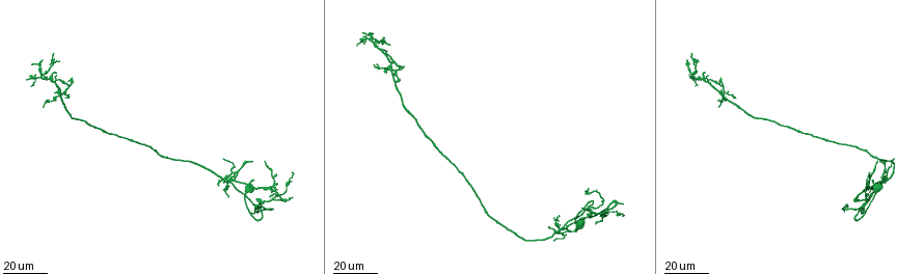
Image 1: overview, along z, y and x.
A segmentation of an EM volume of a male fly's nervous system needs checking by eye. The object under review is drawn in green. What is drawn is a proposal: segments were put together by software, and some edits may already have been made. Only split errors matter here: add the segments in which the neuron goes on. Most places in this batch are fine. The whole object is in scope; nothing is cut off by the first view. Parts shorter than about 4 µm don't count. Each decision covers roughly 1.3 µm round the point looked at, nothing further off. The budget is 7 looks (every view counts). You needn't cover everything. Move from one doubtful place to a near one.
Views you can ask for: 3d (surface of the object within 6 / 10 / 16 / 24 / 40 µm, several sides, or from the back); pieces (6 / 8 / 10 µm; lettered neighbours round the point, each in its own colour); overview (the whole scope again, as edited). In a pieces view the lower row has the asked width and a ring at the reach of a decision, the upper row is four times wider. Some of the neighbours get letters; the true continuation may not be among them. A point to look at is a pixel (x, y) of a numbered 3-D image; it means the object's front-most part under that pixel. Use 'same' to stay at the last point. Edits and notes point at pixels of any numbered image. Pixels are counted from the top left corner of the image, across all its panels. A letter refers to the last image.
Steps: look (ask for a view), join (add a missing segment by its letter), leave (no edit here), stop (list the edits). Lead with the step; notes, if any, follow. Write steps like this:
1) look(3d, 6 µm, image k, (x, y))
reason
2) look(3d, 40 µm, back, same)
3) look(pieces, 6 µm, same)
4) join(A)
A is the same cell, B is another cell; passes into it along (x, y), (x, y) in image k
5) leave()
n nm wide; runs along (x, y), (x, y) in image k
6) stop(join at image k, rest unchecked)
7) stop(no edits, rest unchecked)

look(3d, 40 µm, image 1, (691, 53))
free end

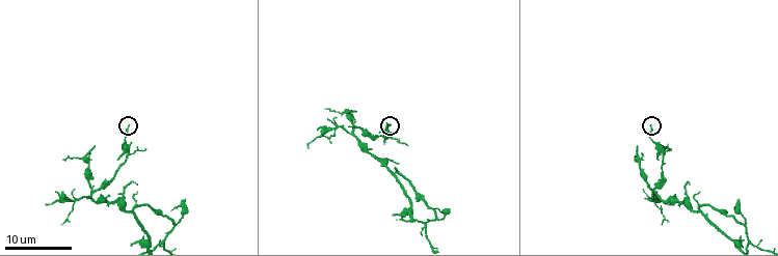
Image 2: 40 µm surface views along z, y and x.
look(3d, 10 µm, image 2, (129, 125))

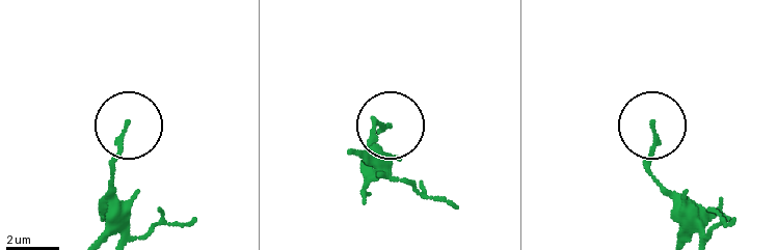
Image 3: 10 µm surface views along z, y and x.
look(pieces, 8 µm, image 3, (386, 125))

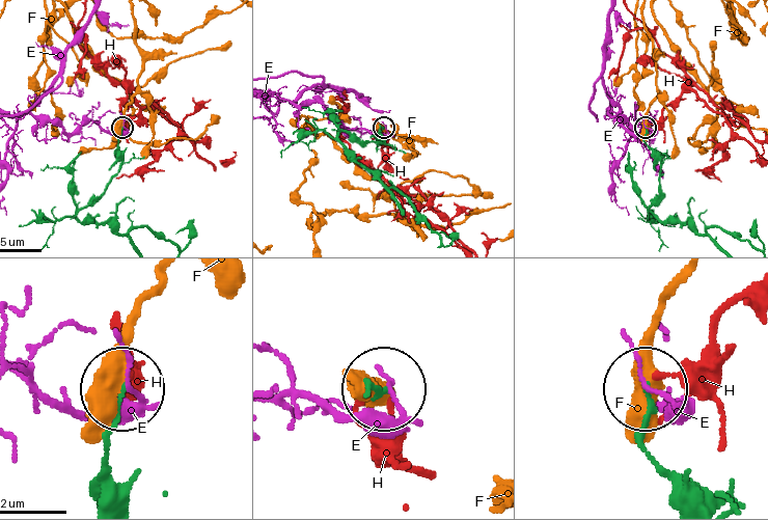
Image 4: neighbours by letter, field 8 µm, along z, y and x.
leave()
E, F and H are other cells; runs along (701, 501), (645, 443), (645, 387) in image 4; none of them fits

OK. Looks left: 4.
look(3d, 24 µm, image 1, (224, 183))
thin end

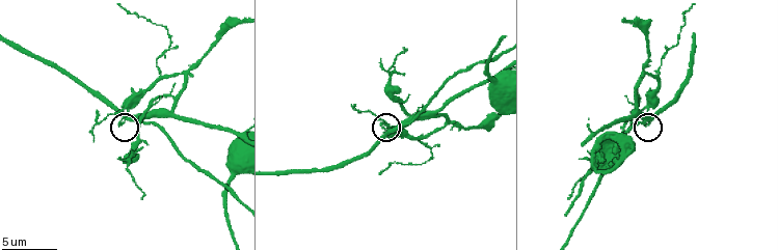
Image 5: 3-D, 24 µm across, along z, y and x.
look(pieces, 8 µm, image 5, (121, 124))

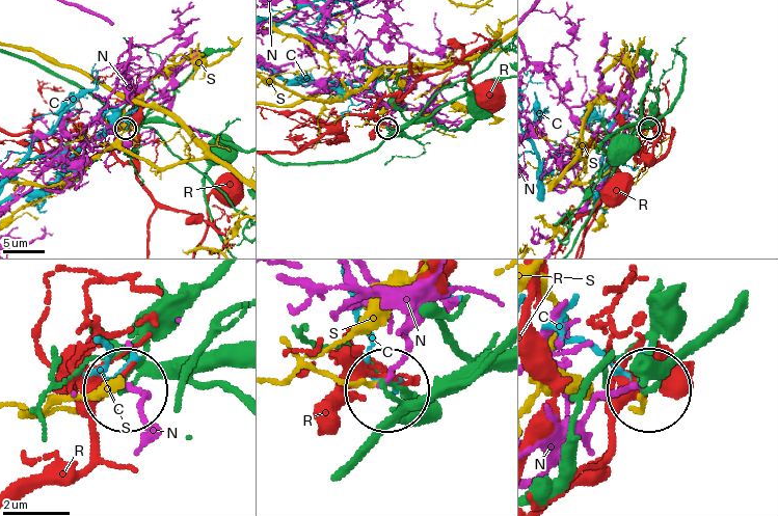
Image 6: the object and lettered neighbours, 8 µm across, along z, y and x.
leave()
150 nm wide; C, N, R and S are other cells; no lettered segment goes on from it

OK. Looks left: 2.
look(3d, 40 µm, image 1, (880, 162))
thin end

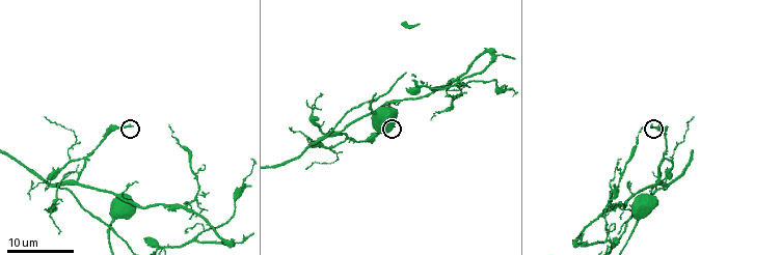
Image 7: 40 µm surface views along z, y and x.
look(pieces, 8 µm, image 7, (132, 126))

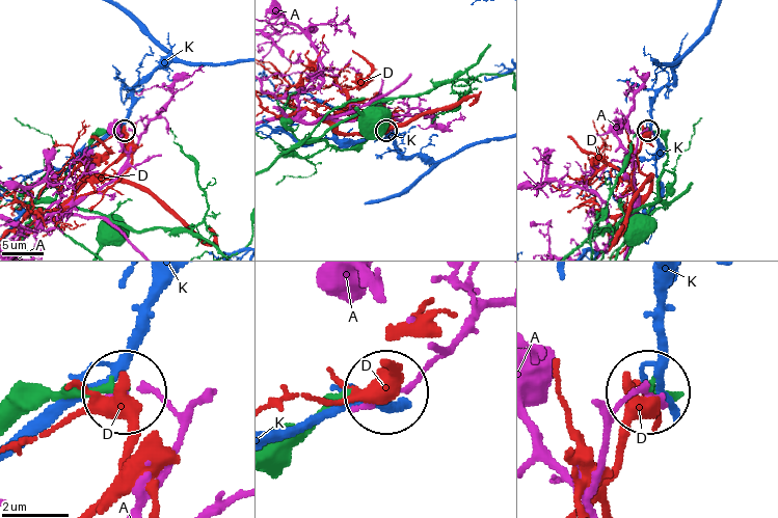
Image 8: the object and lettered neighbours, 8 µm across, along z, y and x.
leave()
A, D and K are other cells; none of them fits

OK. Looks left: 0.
stop(no edits, rest unchecked)

